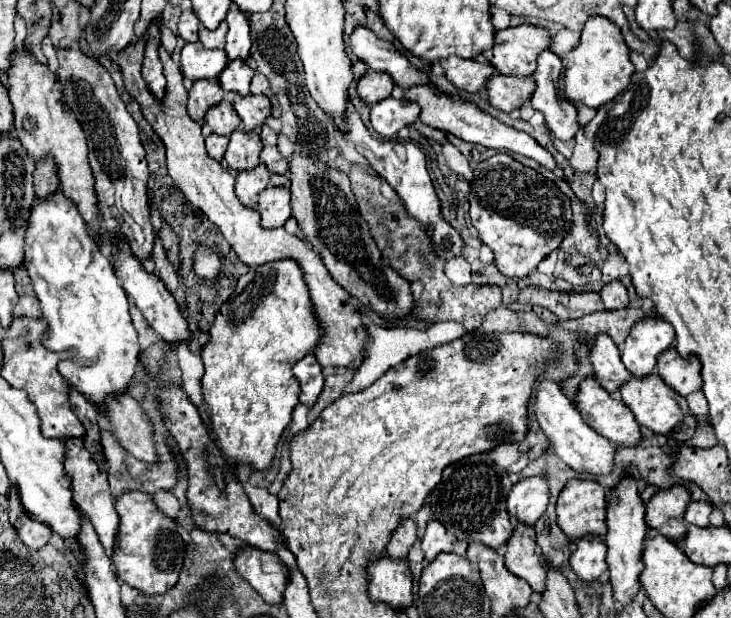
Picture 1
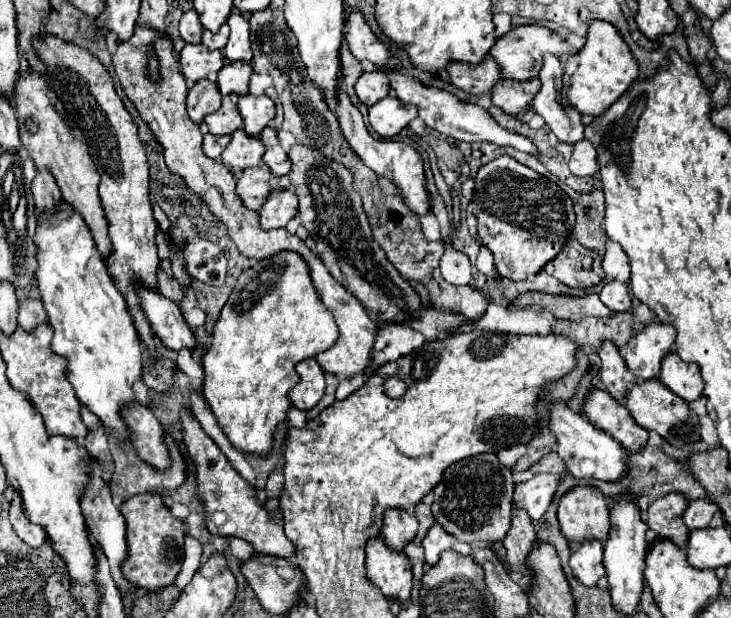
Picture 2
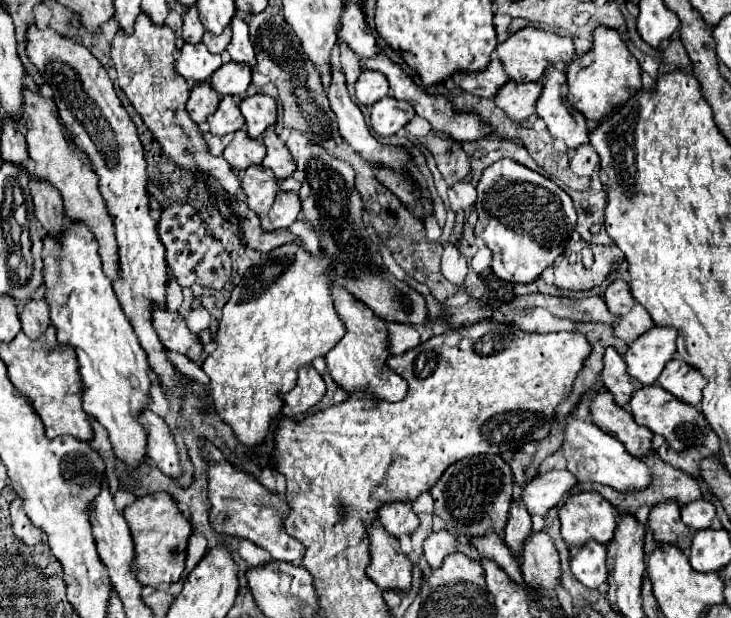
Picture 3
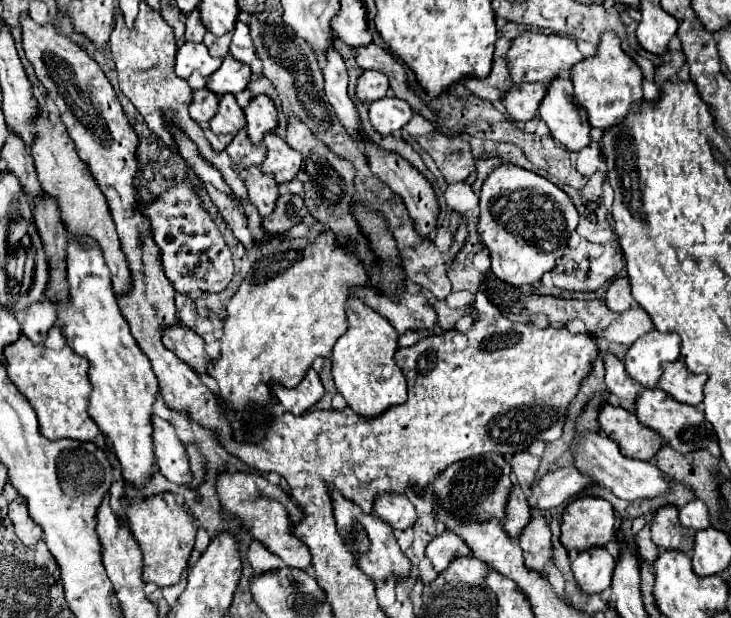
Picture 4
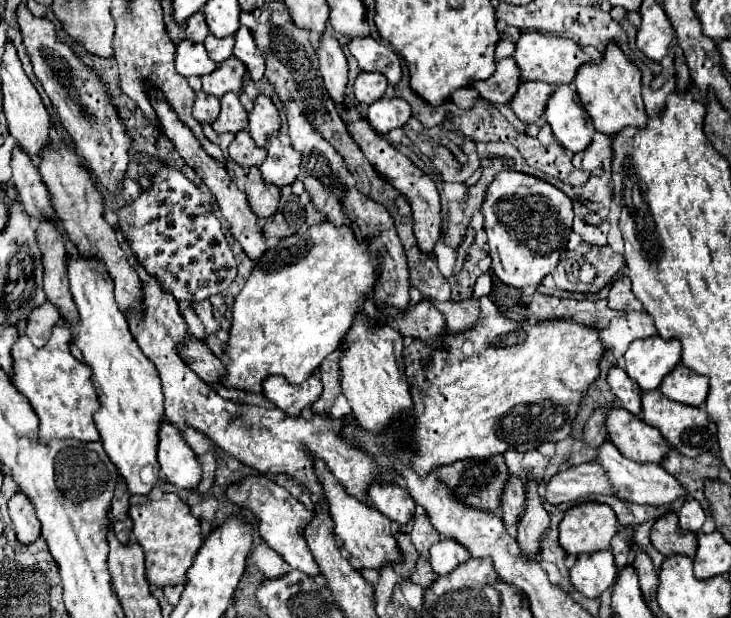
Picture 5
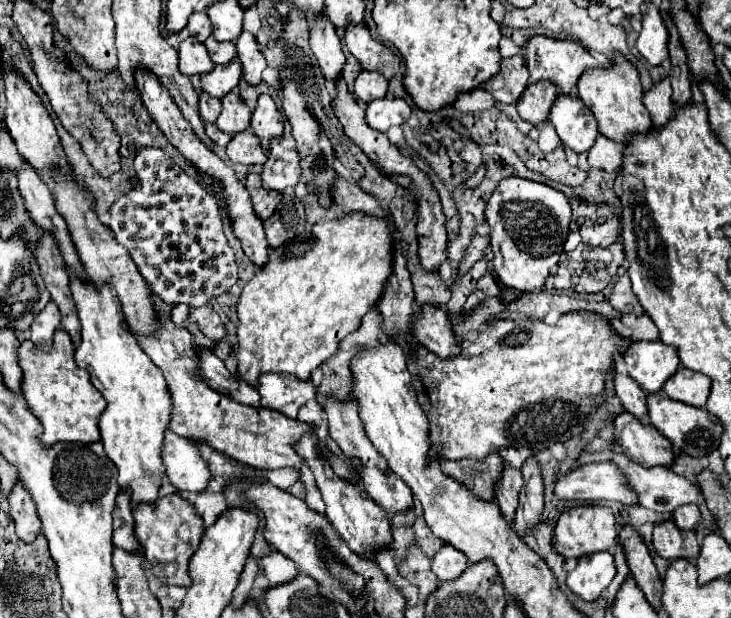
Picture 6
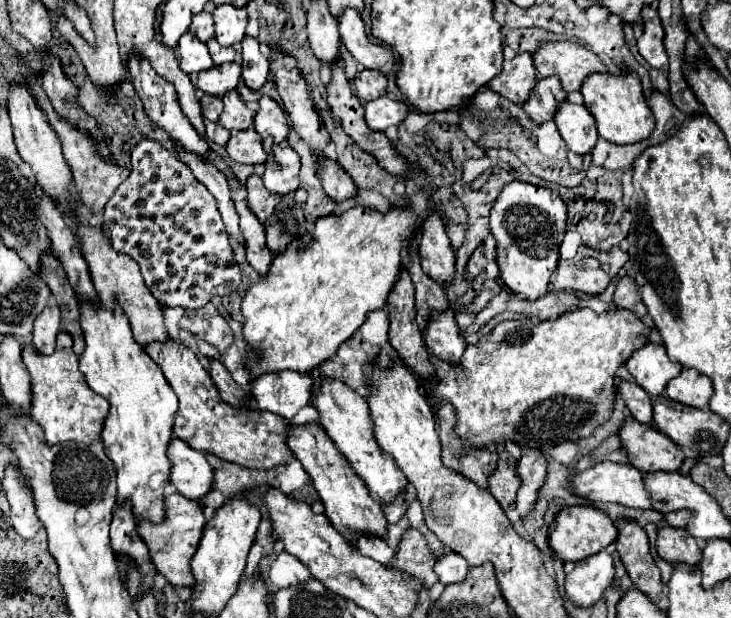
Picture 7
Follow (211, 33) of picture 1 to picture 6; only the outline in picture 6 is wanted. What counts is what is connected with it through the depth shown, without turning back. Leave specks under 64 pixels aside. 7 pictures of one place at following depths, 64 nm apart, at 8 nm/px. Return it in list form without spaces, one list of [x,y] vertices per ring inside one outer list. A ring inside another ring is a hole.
[[[212,36],[204,42],[208,48],[208,54],[214,64],[228,64],[236,58],[236,48],[232,42],[216,42]]]

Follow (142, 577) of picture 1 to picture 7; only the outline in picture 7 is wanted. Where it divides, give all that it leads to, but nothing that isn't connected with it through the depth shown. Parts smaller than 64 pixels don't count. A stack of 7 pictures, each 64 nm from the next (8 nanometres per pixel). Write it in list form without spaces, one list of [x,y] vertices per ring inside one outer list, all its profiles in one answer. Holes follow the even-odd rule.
[[[178,492],[166,498],[166,520],[164,522],[152,524],[152,522],[144,520],[138,524],[138,534],[144,538],[156,570],[172,586],[194,586],[196,584],[192,570],[190,570],[190,560],[200,544],[204,524],[206,524],[206,518],[204,518],[202,506]]]

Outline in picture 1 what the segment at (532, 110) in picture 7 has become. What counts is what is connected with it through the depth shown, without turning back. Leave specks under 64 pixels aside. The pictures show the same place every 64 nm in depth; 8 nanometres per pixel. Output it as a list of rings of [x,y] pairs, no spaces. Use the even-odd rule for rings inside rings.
[[[494,74],[486,84],[490,104],[504,112],[512,112],[512,110],[520,108],[522,102],[532,96],[534,88],[536,88],[536,82],[532,76],[514,78],[514,76]]]

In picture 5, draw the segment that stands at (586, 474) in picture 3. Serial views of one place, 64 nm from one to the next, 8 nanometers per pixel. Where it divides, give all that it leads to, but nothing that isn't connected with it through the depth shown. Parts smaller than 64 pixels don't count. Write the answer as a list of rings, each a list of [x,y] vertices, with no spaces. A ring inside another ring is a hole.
[[[604,442],[598,448],[598,460],[596,462],[606,468],[608,478],[614,484],[620,500],[628,500],[628,502],[636,502],[636,504],[648,504],[648,506],[656,506],[658,508],[658,506],[672,504],[672,502],[676,502],[680,498],[682,500],[690,498],[686,488],[672,474],[668,474],[660,464],[638,464],[638,462],[632,462],[632,460],[624,458],[620,454],[620,450],[612,442]]]

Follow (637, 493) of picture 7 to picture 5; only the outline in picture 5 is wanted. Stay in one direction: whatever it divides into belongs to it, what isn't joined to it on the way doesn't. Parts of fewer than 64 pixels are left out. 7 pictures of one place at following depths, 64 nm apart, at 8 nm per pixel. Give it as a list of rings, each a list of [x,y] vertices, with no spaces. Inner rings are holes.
[[[596,462],[560,470],[542,490],[542,498],[552,504],[582,502],[594,494],[616,494],[604,468]]]

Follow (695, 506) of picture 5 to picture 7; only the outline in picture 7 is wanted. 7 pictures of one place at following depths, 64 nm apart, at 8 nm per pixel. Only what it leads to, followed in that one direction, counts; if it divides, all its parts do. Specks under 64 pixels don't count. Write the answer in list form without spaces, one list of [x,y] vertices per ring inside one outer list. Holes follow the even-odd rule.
[[[674,510],[674,512],[664,514],[664,518],[666,518],[666,524],[672,526],[672,528],[686,528],[690,512],[686,512],[686,510]]]

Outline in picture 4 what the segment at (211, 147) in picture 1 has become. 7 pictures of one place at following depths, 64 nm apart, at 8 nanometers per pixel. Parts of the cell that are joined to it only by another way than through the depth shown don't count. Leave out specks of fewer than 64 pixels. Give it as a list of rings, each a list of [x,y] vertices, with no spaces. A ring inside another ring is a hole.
[[[206,128],[206,130],[204,130],[204,136],[206,136],[206,138],[208,138],[208,142],[212,144],[212,148],[214,148],[214,150],[218,150],[218,152],[220,152],[220,150],[224,150],[224,148],[232,142],[232,138],[234,138],[234,134],[214,134],[210,128]]]

